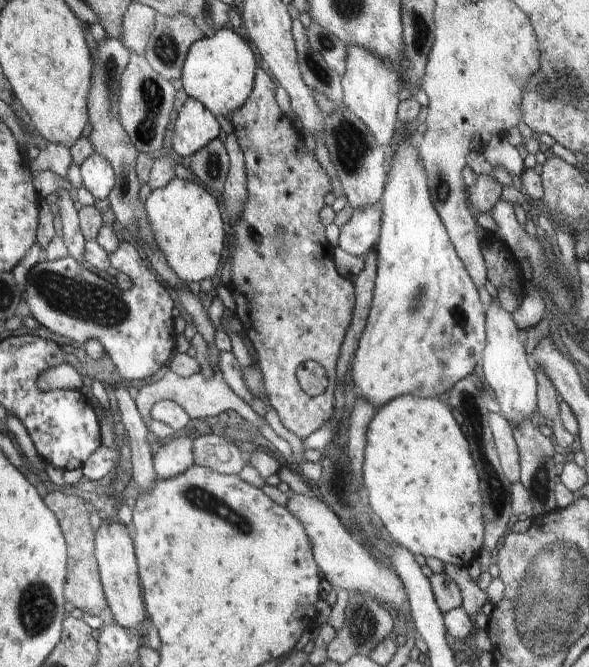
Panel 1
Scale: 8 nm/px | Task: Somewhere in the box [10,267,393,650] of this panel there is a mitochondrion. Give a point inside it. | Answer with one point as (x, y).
(37, 607)

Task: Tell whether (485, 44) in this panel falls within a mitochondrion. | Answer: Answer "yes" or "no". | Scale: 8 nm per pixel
no

